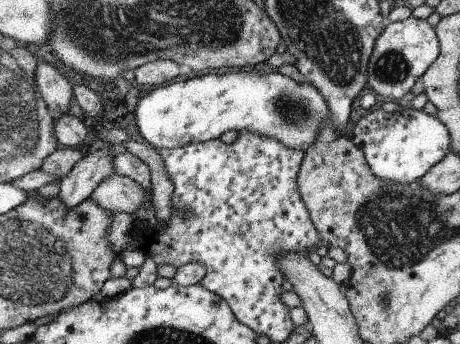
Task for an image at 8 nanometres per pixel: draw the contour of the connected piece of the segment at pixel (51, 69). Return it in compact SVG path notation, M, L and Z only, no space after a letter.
M36 59L35 62L33 78L47 110L53 117L65 115L72 100L71 85L55 66L42 60Z

